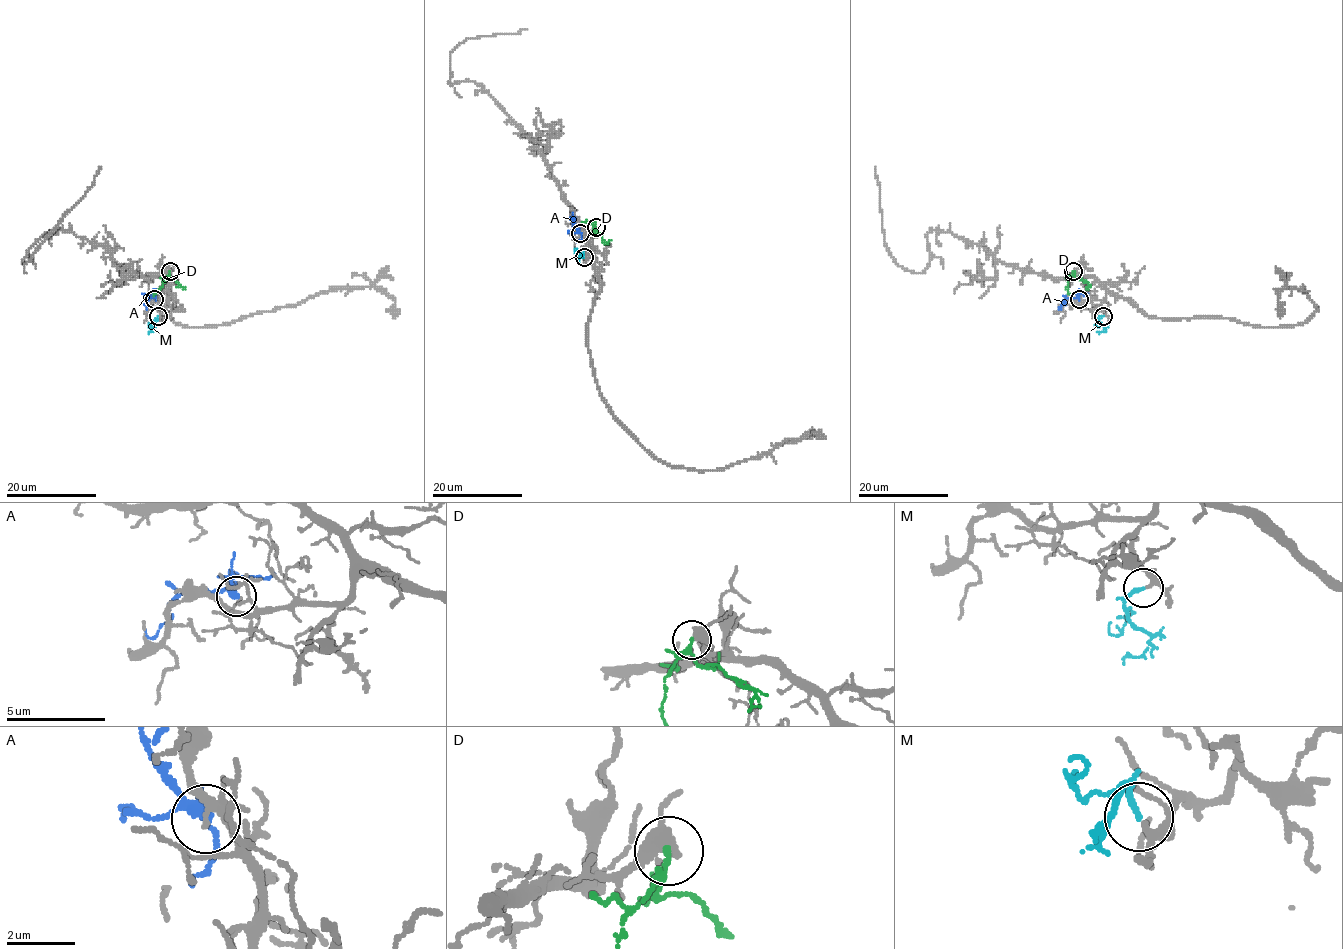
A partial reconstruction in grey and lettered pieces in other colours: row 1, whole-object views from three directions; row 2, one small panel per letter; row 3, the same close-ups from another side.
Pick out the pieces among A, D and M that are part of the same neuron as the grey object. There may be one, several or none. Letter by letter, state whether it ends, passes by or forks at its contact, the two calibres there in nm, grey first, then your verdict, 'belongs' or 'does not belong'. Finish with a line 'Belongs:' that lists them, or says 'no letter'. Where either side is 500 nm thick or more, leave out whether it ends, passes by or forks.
A: it forks there; 110 nm thick on the grey side, 240 nm on the other; does not belong
D: it passes by; 460 nm thick on the grey side, 160 nm on the other; does not belong
M: it ends there; 200 nm thick on the grey side, 180 nm on the other; belongs
Belongs: M

